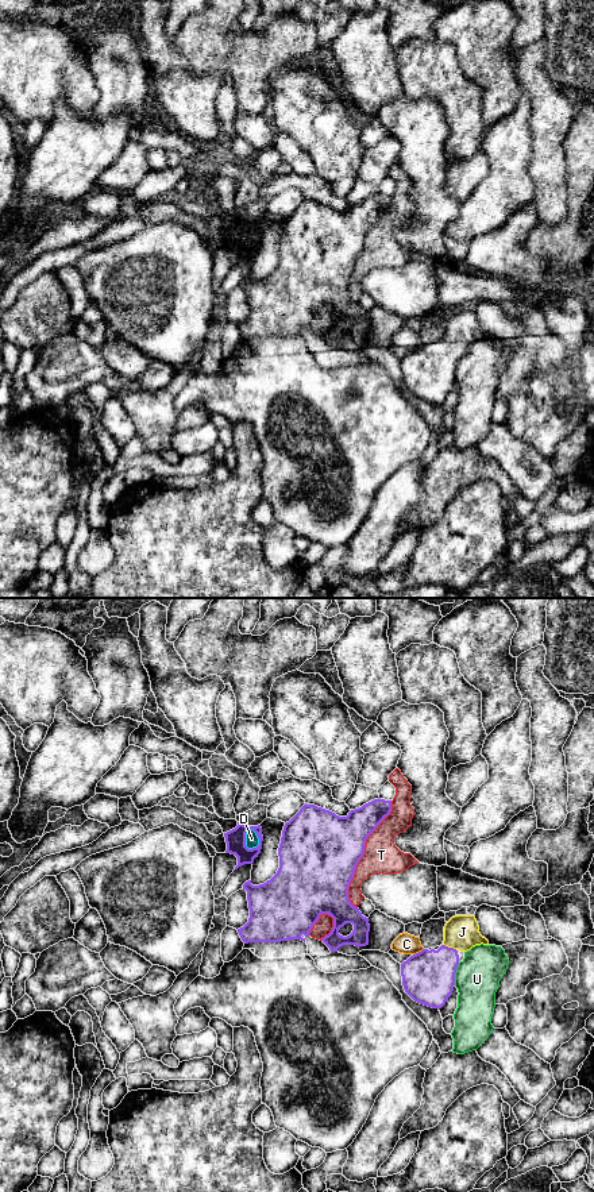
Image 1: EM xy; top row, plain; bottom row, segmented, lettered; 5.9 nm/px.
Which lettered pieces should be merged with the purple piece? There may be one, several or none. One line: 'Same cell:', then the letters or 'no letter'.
Same cell: J

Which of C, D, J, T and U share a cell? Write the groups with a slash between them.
C / D / J / T / U

